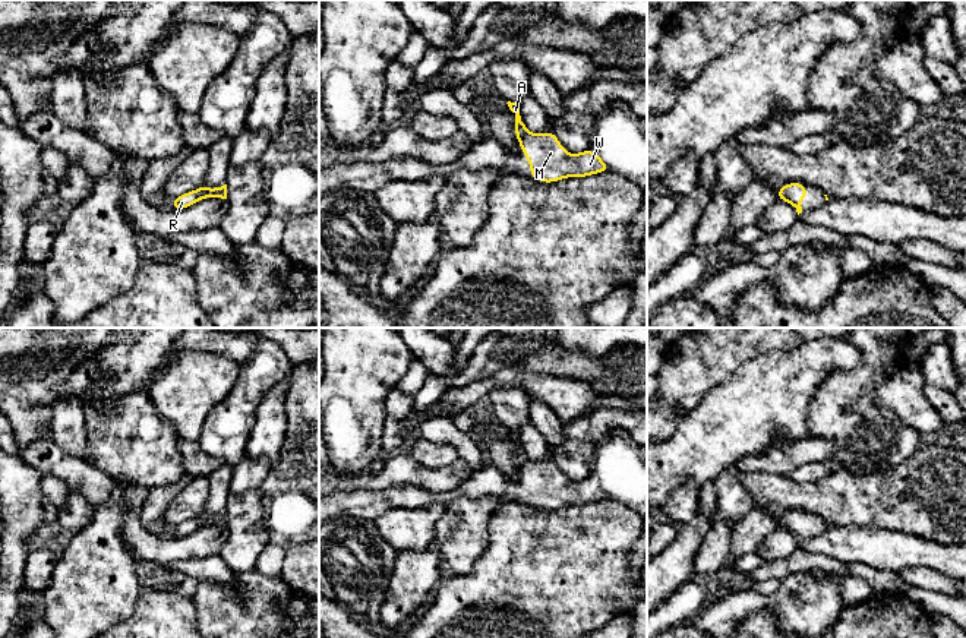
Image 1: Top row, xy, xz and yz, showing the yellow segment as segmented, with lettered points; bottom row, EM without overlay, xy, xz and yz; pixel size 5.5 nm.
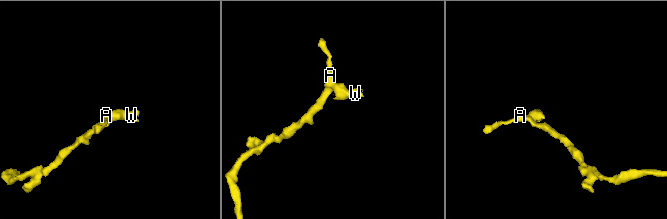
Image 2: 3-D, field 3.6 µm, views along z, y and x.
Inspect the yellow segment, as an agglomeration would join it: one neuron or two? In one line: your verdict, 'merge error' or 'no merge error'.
merge error

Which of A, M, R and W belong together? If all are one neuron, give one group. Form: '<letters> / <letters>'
A R / M W

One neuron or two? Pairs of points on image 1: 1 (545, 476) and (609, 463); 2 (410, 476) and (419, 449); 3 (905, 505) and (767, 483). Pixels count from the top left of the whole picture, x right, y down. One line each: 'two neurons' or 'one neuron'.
1: one neuron
2: two neurons
3: one neuron

